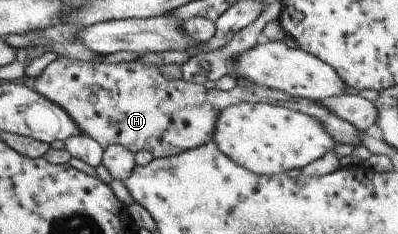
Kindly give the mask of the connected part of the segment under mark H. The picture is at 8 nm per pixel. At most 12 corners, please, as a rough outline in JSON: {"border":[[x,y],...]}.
{"border":[[58,55],[33,89],[102,150],[156,158],[211,140],[218,112],[280,105],[335,144],[359,129],[266,87],[166,80],[140,61]]}

